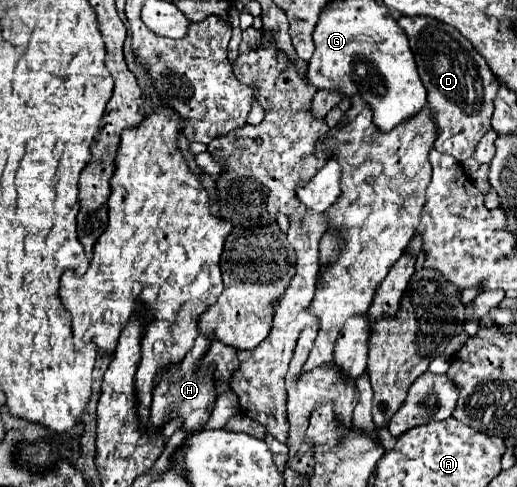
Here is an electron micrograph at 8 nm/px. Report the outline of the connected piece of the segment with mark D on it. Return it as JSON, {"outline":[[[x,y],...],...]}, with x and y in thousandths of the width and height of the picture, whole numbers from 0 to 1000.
{"outline":[[[778,33],[770,53],[793,82],[809,152],[828,185],[828,222],[843,255],[839,304],[886,324],[886,333],[897,333],[917,316],[940,267],[952,263],[948,246],[956,230],[956,193],[963,193],[963,164],[936,119],[882,57],[816,33]]]}

